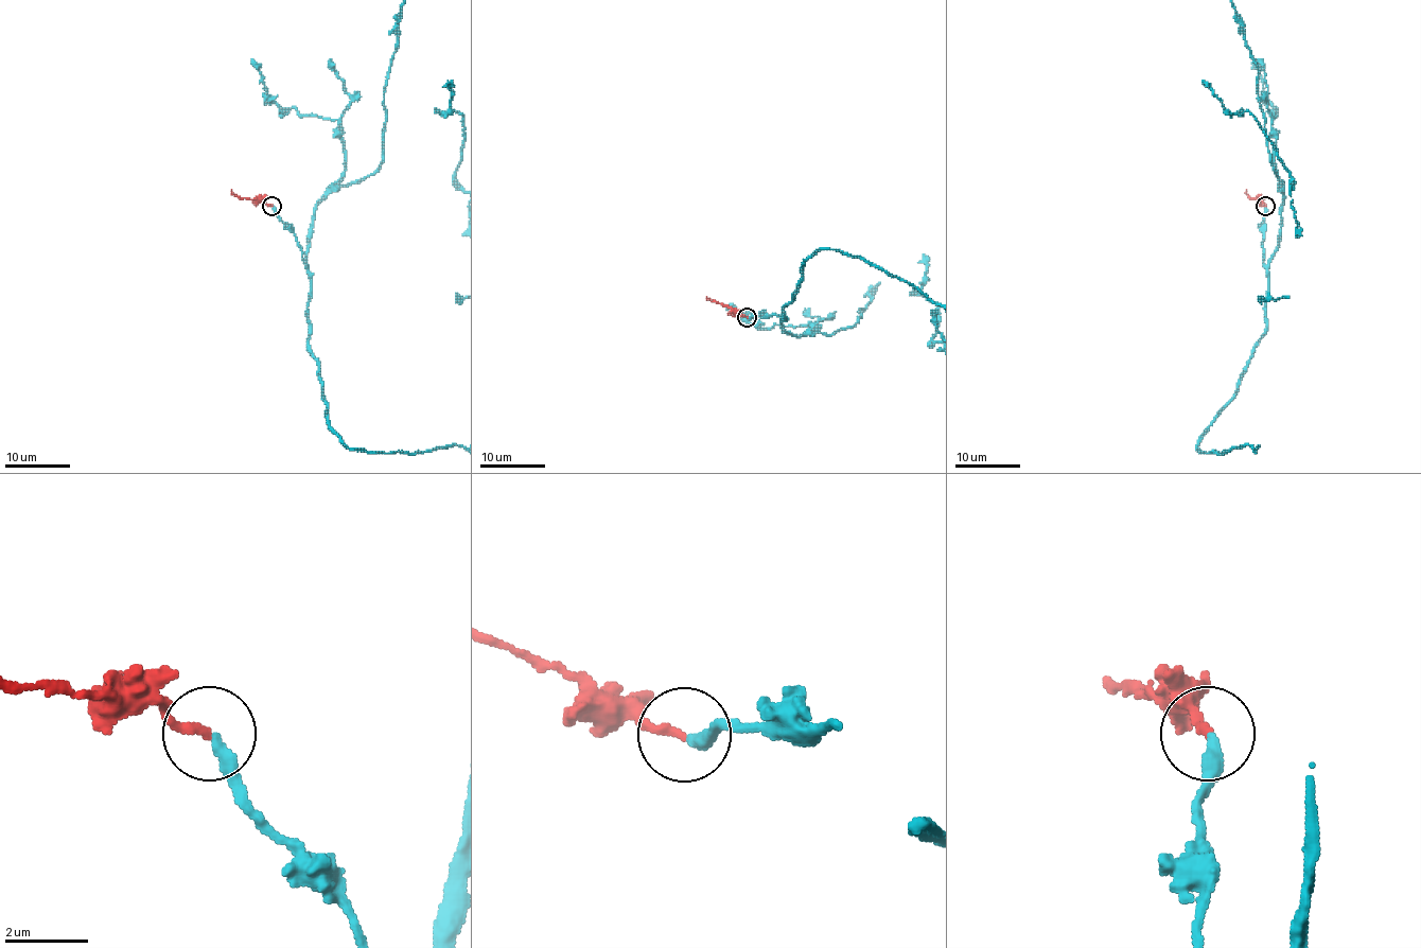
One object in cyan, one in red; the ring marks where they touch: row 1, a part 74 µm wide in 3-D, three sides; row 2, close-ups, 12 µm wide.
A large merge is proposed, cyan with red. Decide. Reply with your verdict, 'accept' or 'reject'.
accept

